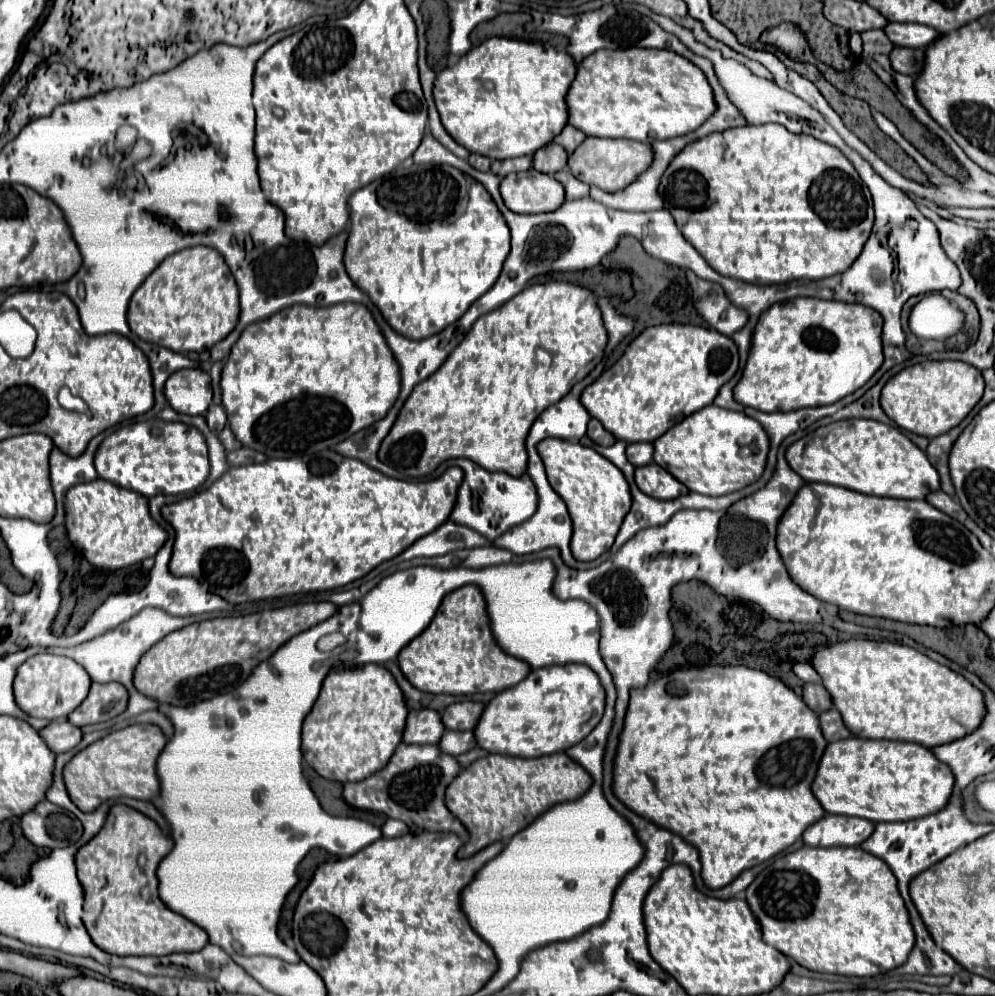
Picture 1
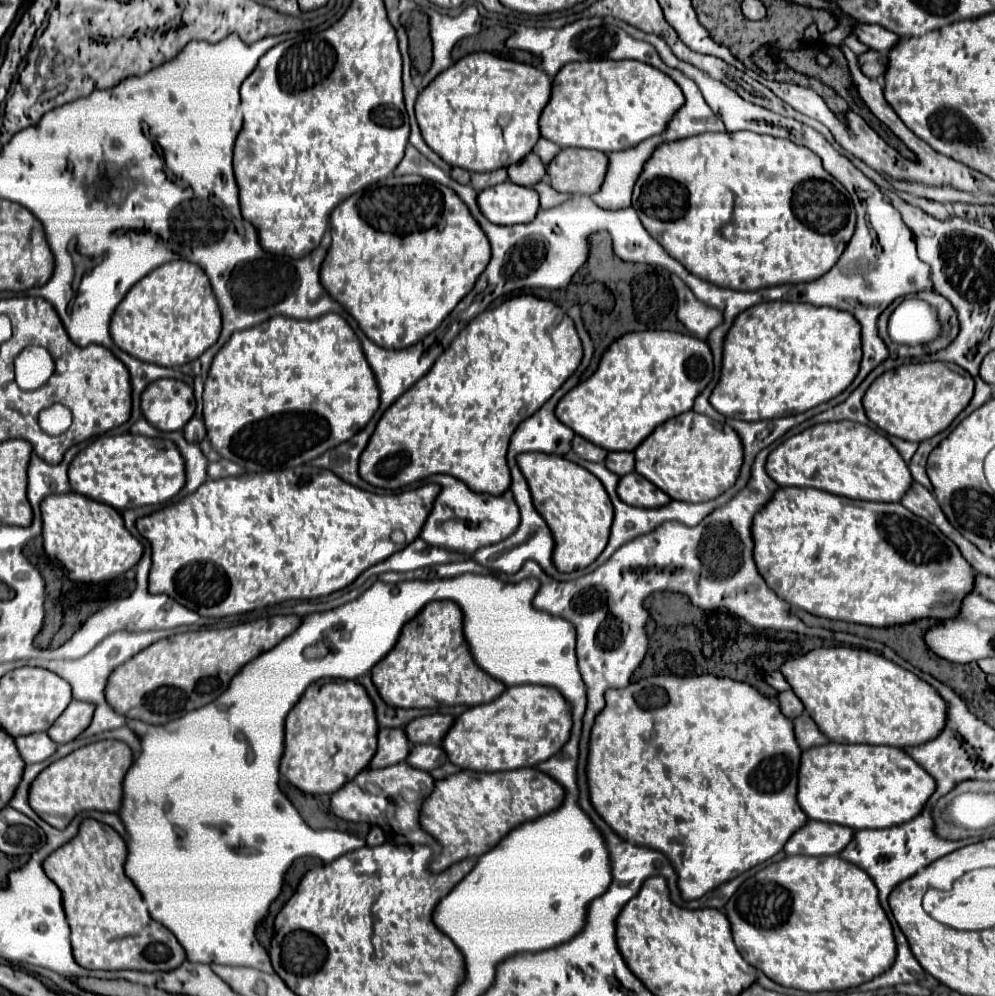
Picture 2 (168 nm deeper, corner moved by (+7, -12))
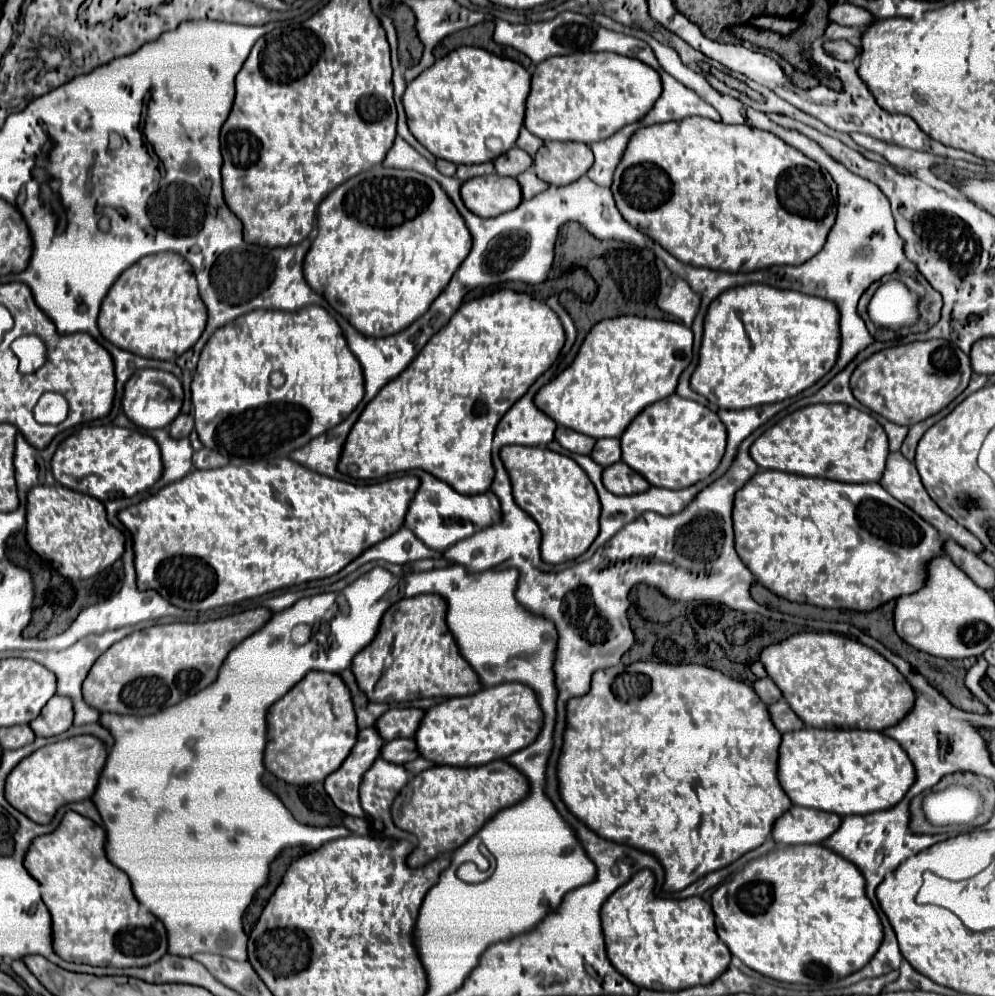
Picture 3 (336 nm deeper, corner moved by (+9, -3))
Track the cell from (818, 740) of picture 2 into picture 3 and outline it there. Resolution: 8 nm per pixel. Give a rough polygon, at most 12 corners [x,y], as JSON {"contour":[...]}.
{"contour":[[782,699],[770,705],[780,733],[802,729],[804,723]]}

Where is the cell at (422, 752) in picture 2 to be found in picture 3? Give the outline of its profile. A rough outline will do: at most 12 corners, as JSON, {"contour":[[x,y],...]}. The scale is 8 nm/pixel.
{"contour":[[396,739],[382,745],[382,759],[404,765],[414,761],[412,739]]}

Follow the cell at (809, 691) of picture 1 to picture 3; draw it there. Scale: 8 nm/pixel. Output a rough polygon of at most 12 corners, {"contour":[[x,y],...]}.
{"contour":[[768,677],[754,681],[754,691],[766,705],[782,699]]}

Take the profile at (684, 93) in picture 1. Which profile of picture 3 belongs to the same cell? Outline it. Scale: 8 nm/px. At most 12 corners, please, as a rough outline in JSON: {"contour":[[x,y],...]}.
{"contour":[[618,53],[538,63],[524,127],[594,143],[642,119],[660,75]]}

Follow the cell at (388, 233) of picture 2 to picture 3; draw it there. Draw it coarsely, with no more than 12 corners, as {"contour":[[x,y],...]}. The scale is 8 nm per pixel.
{"contour":[[362,171],[304,279],[356,331],[428,311],[472,237],[434,179]]}

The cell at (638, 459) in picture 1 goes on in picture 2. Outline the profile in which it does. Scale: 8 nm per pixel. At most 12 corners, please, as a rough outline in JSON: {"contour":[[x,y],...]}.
{"contour":[[610,452],[606,468],[618,476],[634,470],[634,452]]}

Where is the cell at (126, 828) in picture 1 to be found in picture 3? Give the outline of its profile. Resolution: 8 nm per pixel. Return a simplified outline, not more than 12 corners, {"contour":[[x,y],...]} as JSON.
{"contour":[[68,811],[24,867],[52,915],[52,949],[144,967],[168,947],[106,833]]}

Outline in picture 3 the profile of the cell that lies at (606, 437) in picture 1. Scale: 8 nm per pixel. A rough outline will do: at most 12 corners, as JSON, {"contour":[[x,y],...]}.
{"contour":[[558,425],[554,439],[572,453],[588,455],[594,439]]}

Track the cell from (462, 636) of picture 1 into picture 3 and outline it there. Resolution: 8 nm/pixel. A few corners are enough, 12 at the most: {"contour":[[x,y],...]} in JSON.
{"contour":[[446,601],[394,603],[350,665],[374,703],[482,689]]}

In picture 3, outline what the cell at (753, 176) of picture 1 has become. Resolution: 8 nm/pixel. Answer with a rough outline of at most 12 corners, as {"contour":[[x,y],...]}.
{"contour":[[642,127],[620,215],[694,267],[802,265],[836,183],[768,131]]}

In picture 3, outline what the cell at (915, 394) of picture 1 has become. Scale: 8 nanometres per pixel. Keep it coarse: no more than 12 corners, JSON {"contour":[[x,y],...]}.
{"contour":[[946,339],[864,359],[852,395],[896,425],[944,409],[970,381]]}

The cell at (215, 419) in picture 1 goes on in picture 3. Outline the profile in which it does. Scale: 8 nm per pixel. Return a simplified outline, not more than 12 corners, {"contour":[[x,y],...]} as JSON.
{"contour":[[178,415],[170,425],[174,439],[188,437],[194,429],[192,415]]}

